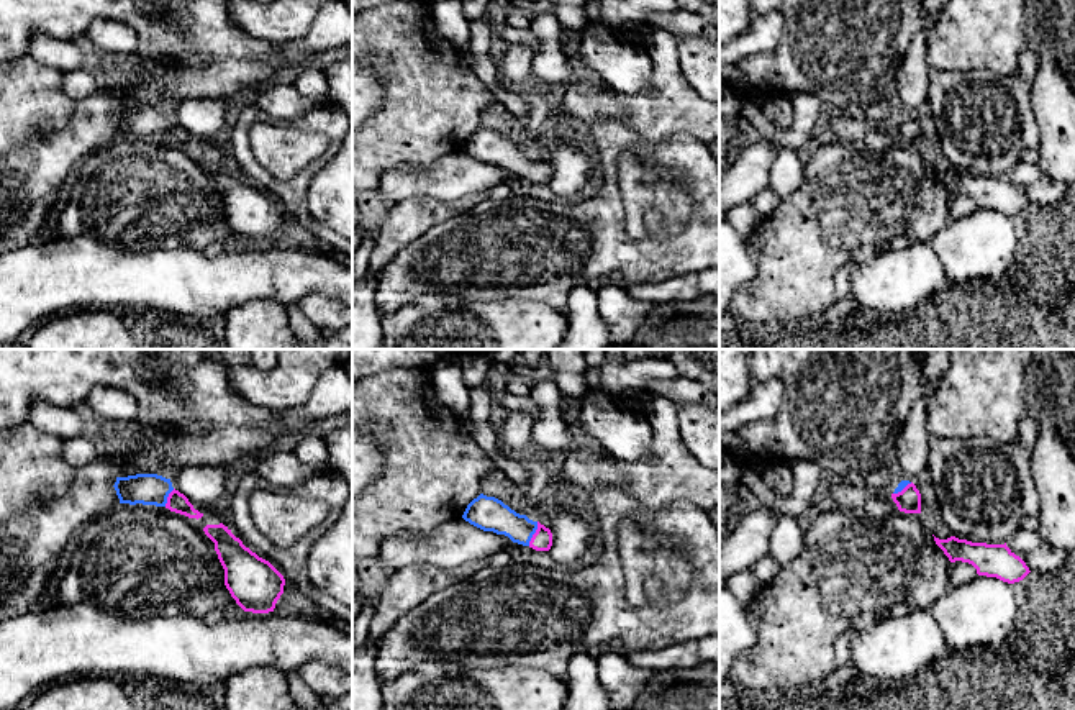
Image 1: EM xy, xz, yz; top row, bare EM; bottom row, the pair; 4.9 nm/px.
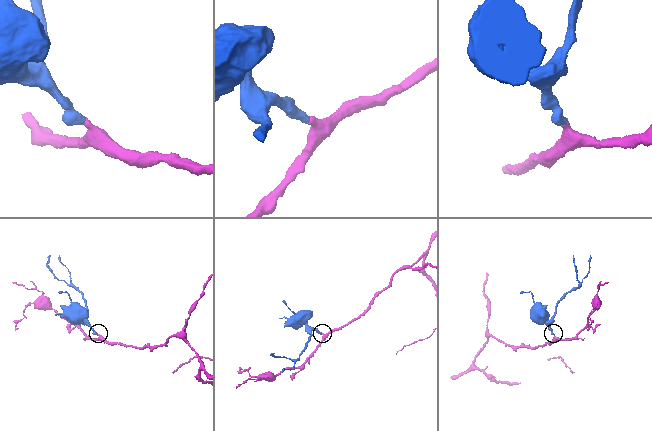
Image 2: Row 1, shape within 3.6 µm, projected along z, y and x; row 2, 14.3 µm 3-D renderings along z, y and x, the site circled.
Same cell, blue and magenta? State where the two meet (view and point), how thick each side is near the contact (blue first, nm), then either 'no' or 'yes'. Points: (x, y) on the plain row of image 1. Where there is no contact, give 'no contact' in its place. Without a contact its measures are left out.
xz (535, 164) | 170/100 nm | yes

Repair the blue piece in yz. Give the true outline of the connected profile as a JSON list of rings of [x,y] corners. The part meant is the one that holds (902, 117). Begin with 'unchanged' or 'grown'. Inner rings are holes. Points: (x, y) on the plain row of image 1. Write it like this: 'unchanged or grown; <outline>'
grown; [[[901,113],[891,126],[900,144],[921,146],[921,126],[909,113]]]

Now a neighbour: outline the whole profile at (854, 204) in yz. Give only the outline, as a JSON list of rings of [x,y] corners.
[[[836,143],[819,144],[798,192],[780,198],[747,239],[757,261],[755,279],[731,303],[737,323],[767,323],[819,313],[836,300],[834,274],[847,262],[865,262],[916,241],[931,243],[950,220],[950,193],[936,177],[921,146],[896,144],[885,151]]]

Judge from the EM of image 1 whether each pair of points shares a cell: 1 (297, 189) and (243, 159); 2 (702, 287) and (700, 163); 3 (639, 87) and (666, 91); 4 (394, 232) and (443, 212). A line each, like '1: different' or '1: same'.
1: same
2: different
3: different
4: same

